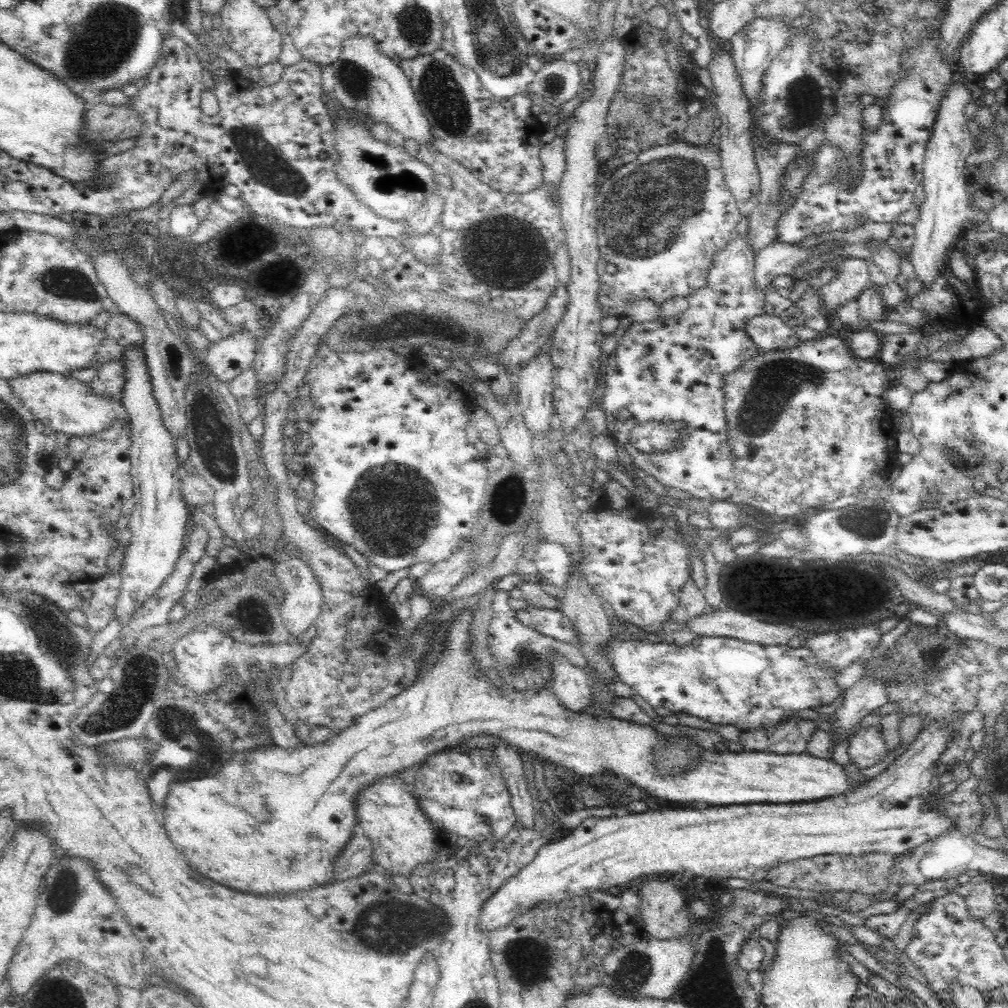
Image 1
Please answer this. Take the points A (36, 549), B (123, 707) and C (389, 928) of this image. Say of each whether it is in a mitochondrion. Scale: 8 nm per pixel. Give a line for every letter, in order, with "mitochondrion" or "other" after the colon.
A: other
B: mitochondrion
C: mitochondrion

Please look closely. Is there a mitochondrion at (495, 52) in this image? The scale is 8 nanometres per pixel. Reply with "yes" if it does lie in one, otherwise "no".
yes

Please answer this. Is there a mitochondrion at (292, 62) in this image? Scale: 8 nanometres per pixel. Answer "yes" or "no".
no

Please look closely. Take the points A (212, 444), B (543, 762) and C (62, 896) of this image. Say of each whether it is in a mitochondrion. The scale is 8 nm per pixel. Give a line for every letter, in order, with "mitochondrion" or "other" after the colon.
A: mitochondrion
B: other
C: mitochondrion

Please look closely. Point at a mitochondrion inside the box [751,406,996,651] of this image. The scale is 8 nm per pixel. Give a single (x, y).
(868, 521)

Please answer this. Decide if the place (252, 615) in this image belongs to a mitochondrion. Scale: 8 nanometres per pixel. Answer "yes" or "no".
yes

